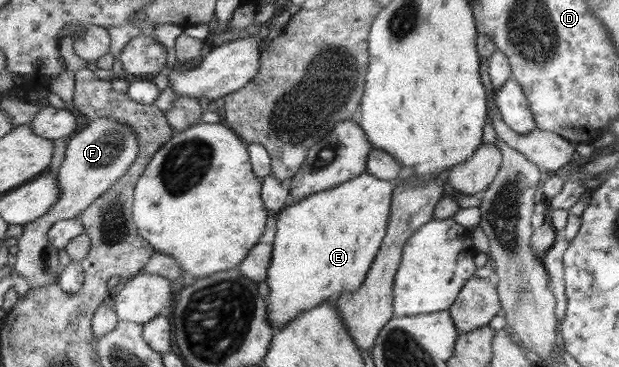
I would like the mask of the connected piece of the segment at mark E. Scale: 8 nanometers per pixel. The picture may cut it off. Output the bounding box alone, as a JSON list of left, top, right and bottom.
[265,171,396,329]

